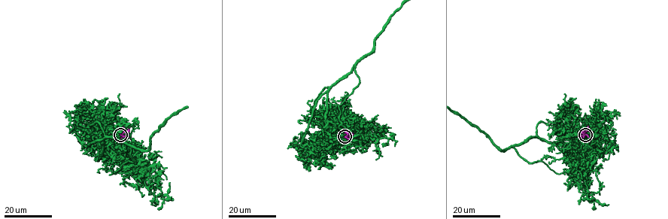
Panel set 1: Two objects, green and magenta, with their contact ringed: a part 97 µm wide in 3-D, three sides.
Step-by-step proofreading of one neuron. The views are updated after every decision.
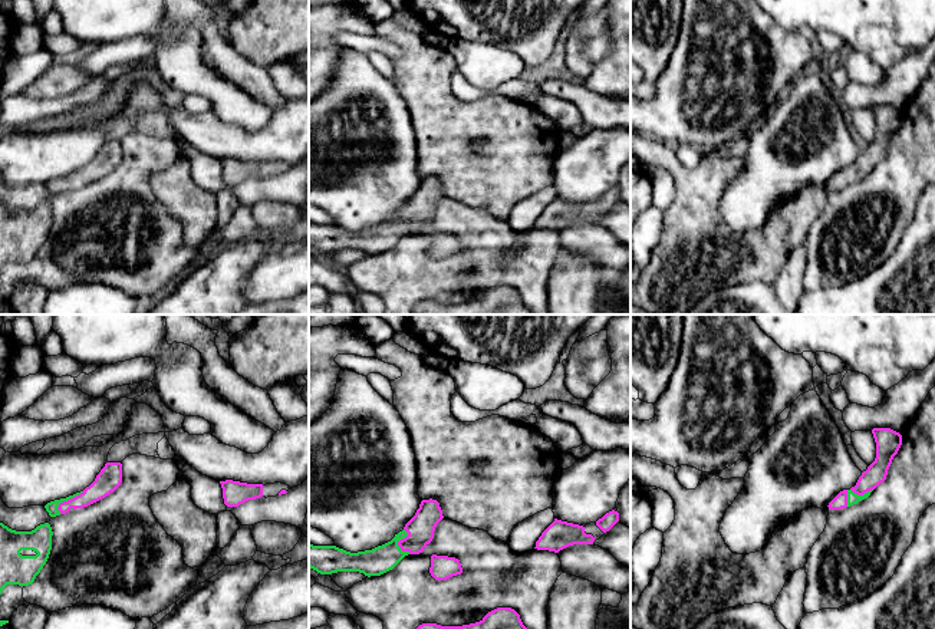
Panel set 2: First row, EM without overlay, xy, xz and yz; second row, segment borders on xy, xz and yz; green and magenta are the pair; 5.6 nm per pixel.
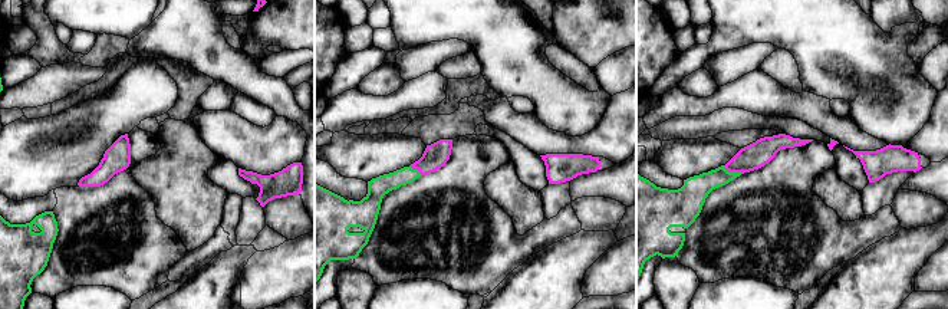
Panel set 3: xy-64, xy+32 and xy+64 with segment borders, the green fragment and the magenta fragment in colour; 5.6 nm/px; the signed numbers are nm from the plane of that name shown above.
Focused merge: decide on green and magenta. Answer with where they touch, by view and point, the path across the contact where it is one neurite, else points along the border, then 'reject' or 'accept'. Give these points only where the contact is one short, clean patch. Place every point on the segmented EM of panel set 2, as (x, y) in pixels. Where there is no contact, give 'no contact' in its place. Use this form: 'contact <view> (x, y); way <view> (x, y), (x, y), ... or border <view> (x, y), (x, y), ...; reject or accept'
contact xy (66, 500); way xy (50, 507), (56, 507), (66, 500), (85, 499), (107, 481); accept

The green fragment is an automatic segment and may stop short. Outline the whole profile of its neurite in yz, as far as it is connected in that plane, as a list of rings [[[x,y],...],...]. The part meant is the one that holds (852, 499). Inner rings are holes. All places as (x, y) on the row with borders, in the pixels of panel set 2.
[[[890,428],[872,429],[876,442],[876,458],[862,472],[855,487],[840,491],[830,503],[829,510],[842,510],[867,498],[886,480],[893,457],[902,445],[902,435]]]

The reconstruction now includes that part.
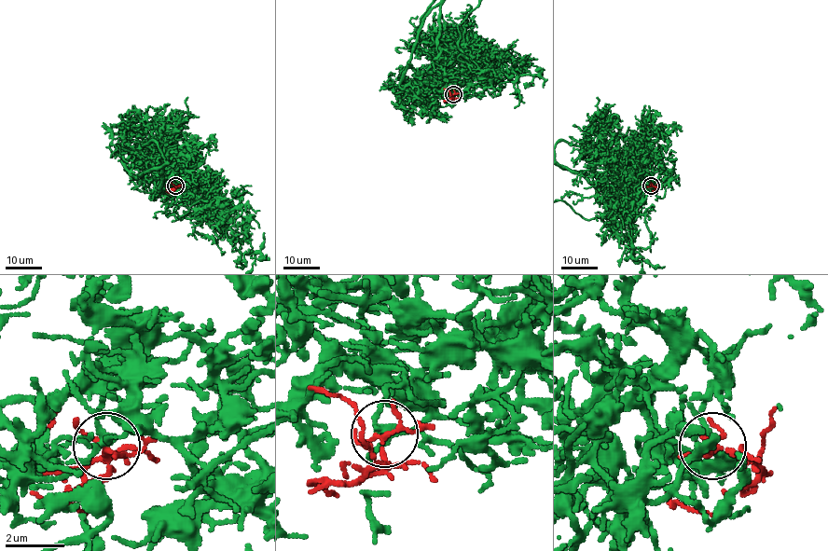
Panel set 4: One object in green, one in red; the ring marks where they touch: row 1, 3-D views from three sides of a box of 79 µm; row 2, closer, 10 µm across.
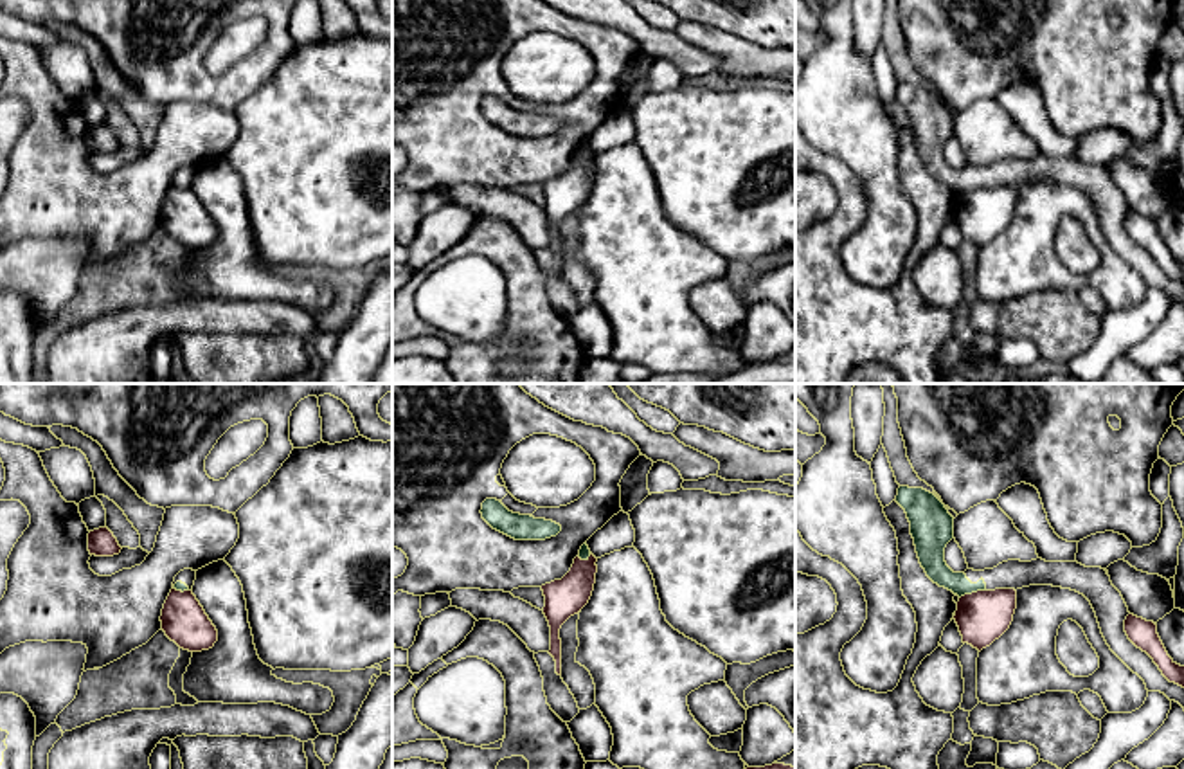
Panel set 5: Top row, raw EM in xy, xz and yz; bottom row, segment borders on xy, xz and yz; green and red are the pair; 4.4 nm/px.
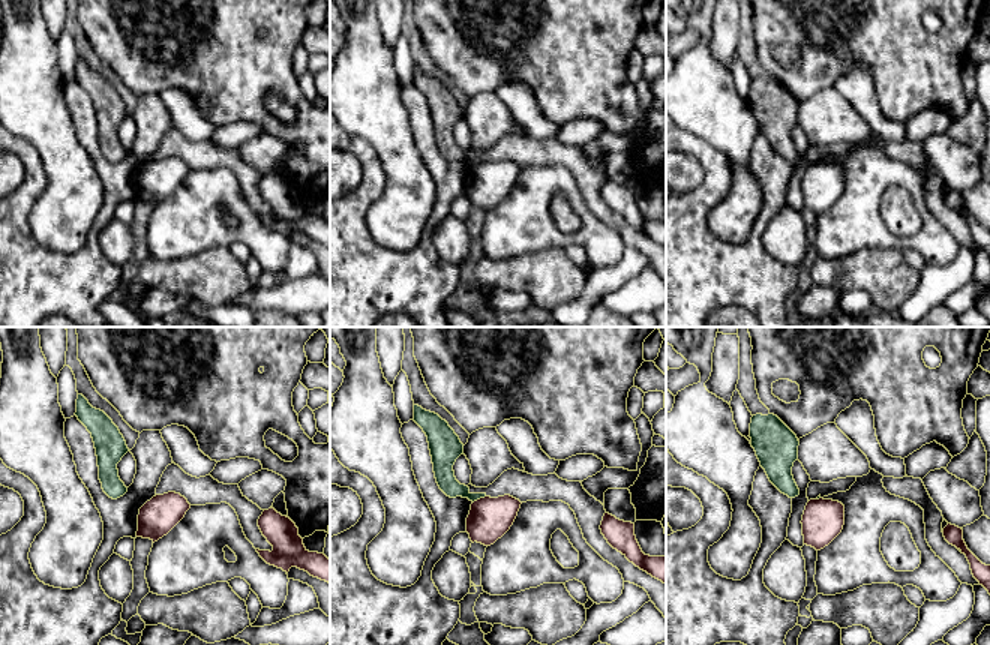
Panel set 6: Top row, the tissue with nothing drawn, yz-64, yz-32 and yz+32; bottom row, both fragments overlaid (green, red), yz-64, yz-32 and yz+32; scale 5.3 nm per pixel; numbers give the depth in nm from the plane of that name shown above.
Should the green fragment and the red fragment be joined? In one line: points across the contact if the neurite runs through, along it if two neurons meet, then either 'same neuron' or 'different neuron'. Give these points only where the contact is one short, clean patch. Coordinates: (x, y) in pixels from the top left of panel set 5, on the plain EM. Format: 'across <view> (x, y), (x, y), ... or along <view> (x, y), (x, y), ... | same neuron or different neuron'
along yz (985, 186), (965, 189), (959, 195) | different neuron

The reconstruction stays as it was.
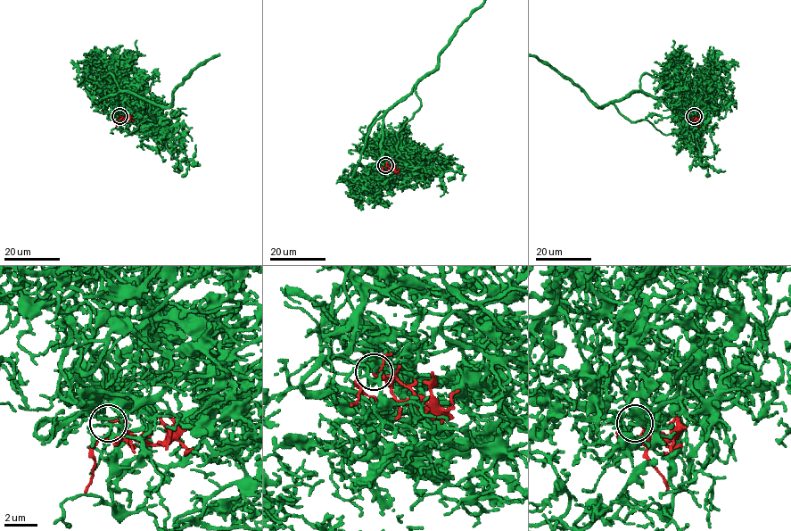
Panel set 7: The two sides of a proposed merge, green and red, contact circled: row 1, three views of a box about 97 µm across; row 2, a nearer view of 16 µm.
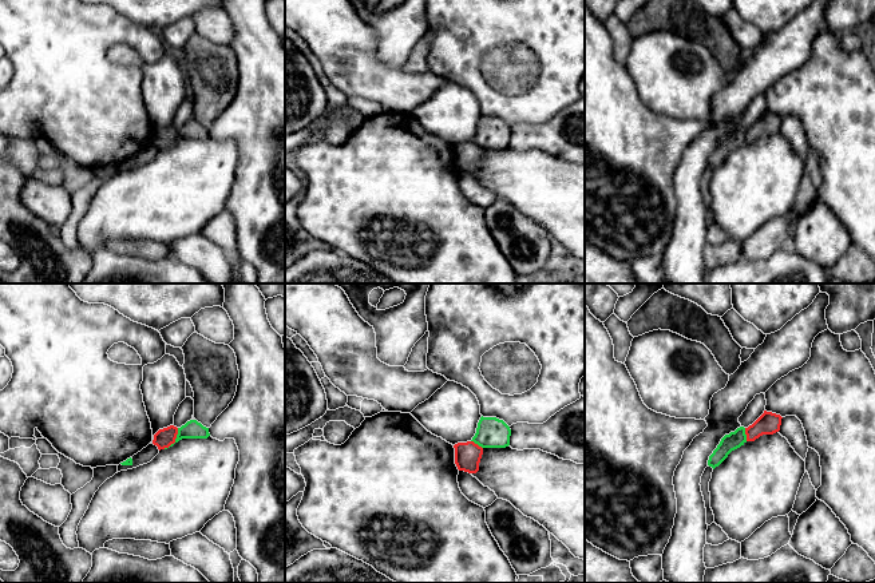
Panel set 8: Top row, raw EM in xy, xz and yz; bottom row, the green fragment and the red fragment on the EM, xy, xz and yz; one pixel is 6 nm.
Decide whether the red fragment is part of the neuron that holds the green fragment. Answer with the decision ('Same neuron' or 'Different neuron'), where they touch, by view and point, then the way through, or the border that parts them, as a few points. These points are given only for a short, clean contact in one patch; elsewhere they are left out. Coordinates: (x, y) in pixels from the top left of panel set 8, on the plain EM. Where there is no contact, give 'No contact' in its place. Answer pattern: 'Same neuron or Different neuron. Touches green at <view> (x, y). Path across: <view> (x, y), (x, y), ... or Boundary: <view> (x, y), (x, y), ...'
Same neuron. Touches green at xy (175, 141). Path across: xy (191, 130), (185, 131), (175, 141), (163, 138)

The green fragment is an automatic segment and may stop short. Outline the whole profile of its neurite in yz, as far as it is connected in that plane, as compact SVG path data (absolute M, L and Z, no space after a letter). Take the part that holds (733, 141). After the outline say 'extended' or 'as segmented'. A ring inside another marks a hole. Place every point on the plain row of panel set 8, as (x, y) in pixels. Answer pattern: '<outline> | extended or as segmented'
M764 111L764 114L748 128L740 127L735 132L725 135L709 156L708 166L714 170L732 151L740 148L747 142L755 142L763 135L773 135L779 132L781 119L780 115Z | extended

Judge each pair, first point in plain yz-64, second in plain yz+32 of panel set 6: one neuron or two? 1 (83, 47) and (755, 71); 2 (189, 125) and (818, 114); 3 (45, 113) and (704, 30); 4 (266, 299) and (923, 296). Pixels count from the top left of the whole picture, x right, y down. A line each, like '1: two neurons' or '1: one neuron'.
1: one neuron
2: two neurons
3: one neuron
4: two neurons

